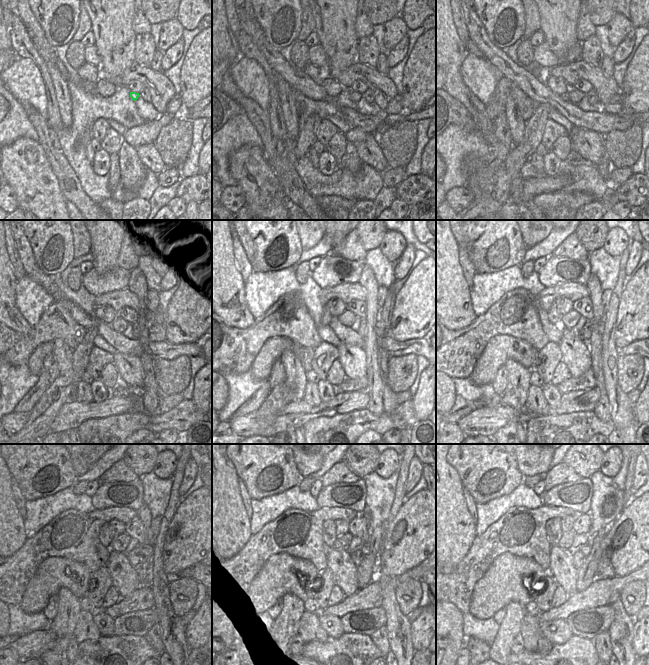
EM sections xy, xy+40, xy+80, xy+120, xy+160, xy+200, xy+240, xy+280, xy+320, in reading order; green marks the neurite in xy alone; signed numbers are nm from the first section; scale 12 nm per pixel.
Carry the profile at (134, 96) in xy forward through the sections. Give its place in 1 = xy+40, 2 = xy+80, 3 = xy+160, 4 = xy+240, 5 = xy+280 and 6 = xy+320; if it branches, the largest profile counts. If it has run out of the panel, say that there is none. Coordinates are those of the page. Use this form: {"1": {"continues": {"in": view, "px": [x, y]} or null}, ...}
{"1": {"continues": {"in": "xy+40", "px": [355, 96]}}, "2": {"continues": {"in": "xy+80", "px": [574, 96]}}, "3": {"continues": {"in": "xy+160", "px": [347, 318]}}, "4": {"continues": {"in": "xy+240", "px": [119, 543]}}, "5": {"continues": {"in": "xy+280", "px": [342, 542]}}, "6": {"continues": {"in": "xy+320", "px": [566, 542]}}}

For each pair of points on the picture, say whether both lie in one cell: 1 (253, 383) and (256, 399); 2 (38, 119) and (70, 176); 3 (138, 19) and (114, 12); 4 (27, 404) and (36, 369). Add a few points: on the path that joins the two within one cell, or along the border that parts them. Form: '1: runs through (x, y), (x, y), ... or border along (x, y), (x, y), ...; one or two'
1: border along (265, 380), (238, 408); two
2: runs through (43, 133), (48, 149), (58, 162); one
3: border along (133, 10), (133, 31), (136, 34); two
4: border along (44, 369), (38, 375); two

